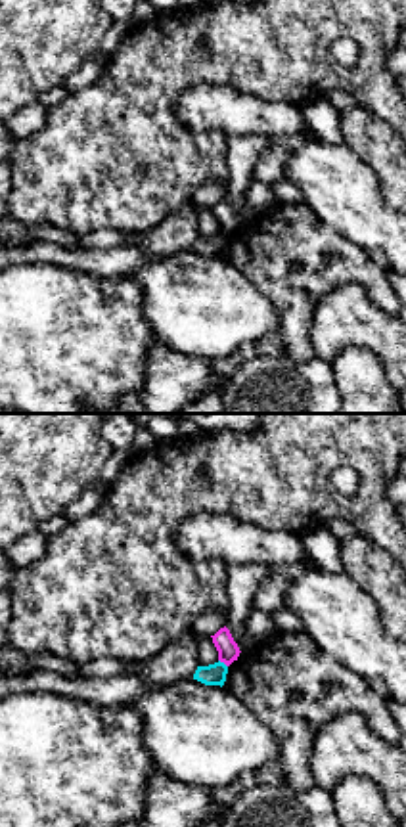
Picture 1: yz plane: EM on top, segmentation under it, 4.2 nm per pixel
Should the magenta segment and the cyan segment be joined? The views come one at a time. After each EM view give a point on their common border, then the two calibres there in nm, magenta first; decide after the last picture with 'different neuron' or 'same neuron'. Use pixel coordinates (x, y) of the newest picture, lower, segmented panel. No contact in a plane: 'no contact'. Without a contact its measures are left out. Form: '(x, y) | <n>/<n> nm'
(223, 661) | 90/100 nm

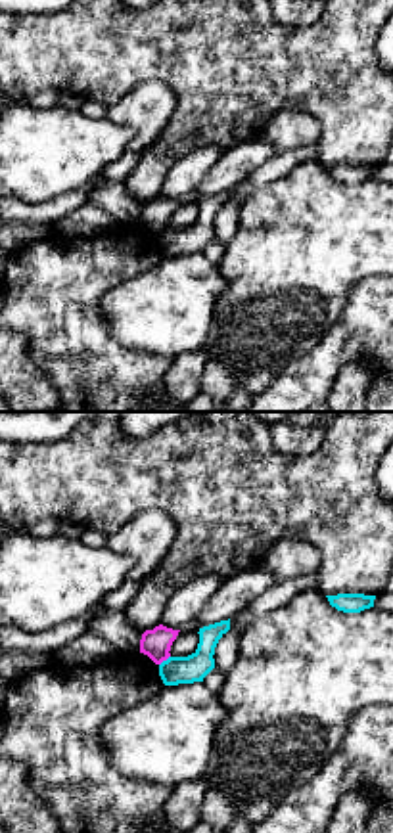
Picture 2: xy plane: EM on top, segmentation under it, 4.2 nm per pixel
(163, 659) | 120/120 nm

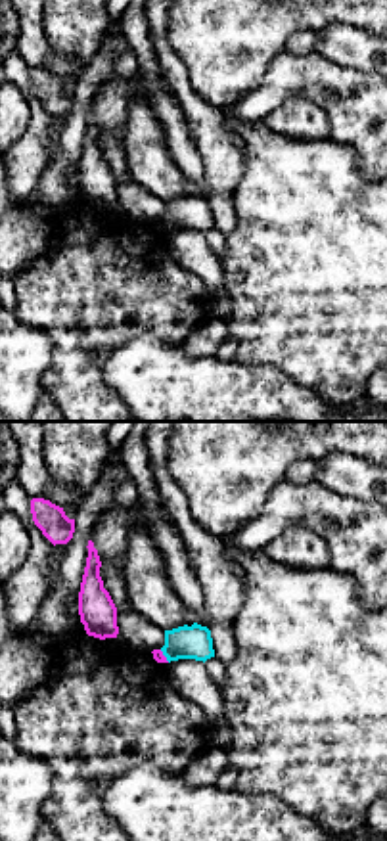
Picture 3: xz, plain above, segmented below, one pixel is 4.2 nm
(163, 656) | 50/140 nm

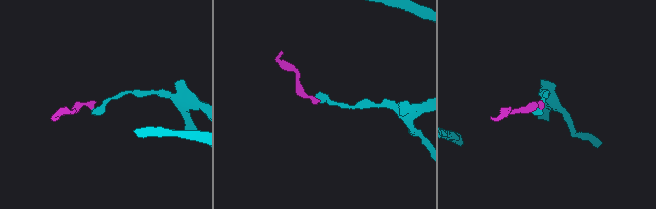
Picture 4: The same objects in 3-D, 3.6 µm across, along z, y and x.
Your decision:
different neuron

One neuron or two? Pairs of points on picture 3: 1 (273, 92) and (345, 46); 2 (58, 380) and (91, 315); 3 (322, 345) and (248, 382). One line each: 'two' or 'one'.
1: two
2: one
3: two

